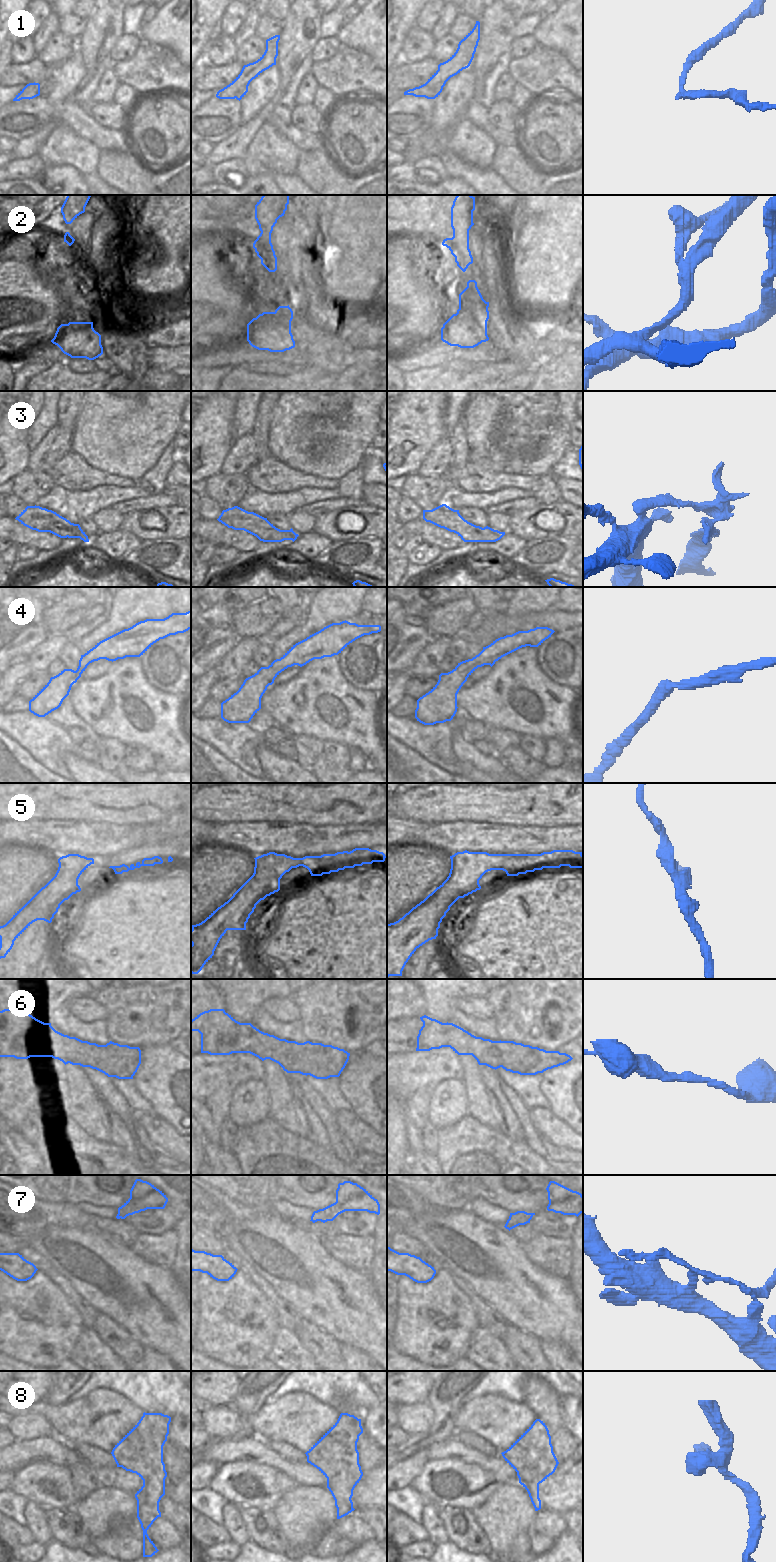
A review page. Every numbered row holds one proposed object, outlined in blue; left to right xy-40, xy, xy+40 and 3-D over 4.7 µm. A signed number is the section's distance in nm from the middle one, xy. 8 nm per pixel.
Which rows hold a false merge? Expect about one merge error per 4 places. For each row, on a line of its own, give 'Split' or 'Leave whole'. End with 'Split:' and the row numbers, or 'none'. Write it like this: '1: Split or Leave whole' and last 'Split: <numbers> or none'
1: Split
2: Split
3: Split
4: Leave whole
5: Split
6: Leave whole
7: Split
8: Leave whole
Split: 1, 2, 3, 5, 7.

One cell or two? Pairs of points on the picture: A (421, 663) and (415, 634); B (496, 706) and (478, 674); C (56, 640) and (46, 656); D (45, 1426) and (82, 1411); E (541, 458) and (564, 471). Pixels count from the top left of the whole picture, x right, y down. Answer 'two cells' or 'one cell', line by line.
A: two cells
B: two cells
C: one cell
D: two cells
E: two cells

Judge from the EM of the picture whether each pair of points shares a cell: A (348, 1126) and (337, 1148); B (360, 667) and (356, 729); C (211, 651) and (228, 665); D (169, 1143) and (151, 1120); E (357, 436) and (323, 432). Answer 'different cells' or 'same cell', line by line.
A: different cells
B: different cells
C: different cells
D: same cell
E: same cell

